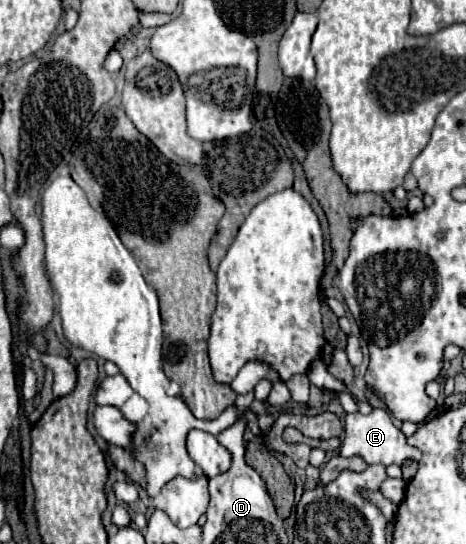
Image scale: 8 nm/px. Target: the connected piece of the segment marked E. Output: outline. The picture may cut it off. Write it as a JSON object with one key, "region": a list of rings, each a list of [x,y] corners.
{"region":[[[373,409],[369,415],[361,415],[361,413],[351,413],[345,417],[345,437],[339,449],[341,457],[353,457],[353,455],[361,455],[367,463],[383,463],[383,465],[401,465],[407,459],[419,461],[421,459],[421,451],[417,447],[407,445],[405,435],[401,433],[401,429],[397,429],[389,417],[389,413],[385,409]]]}

